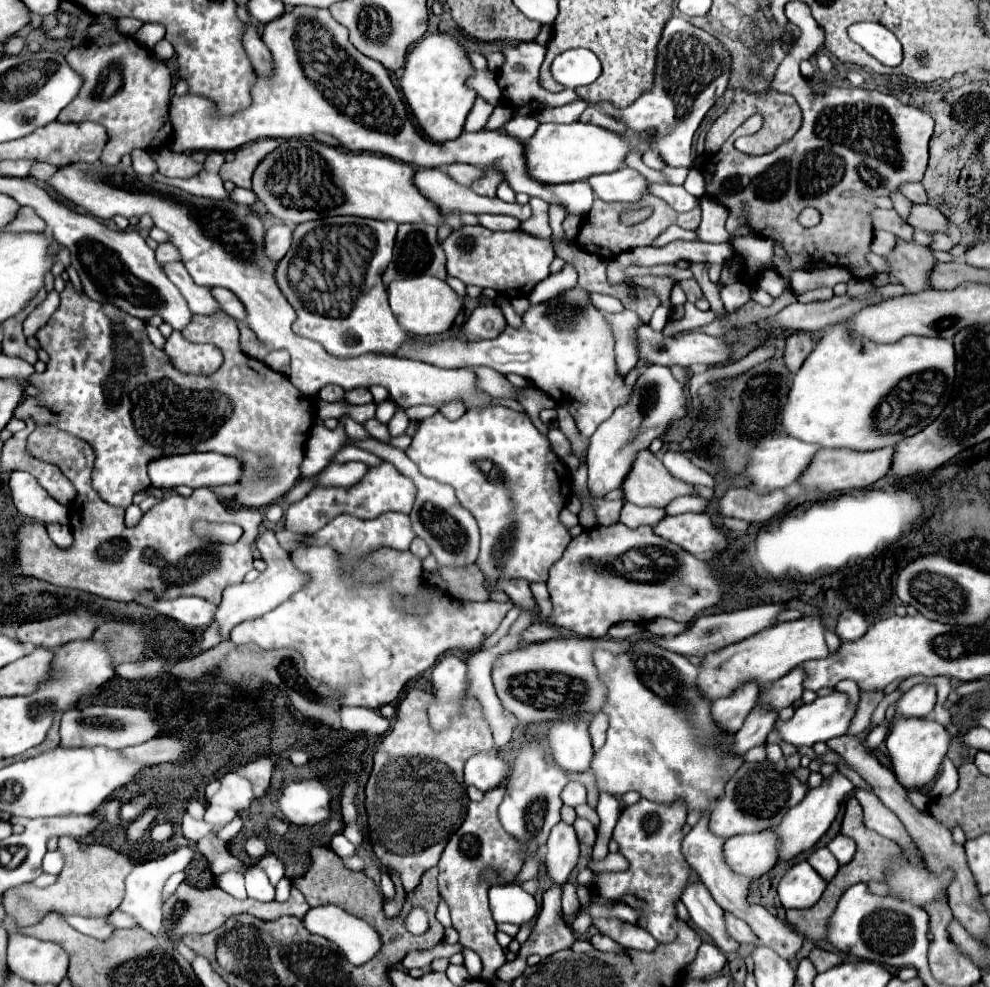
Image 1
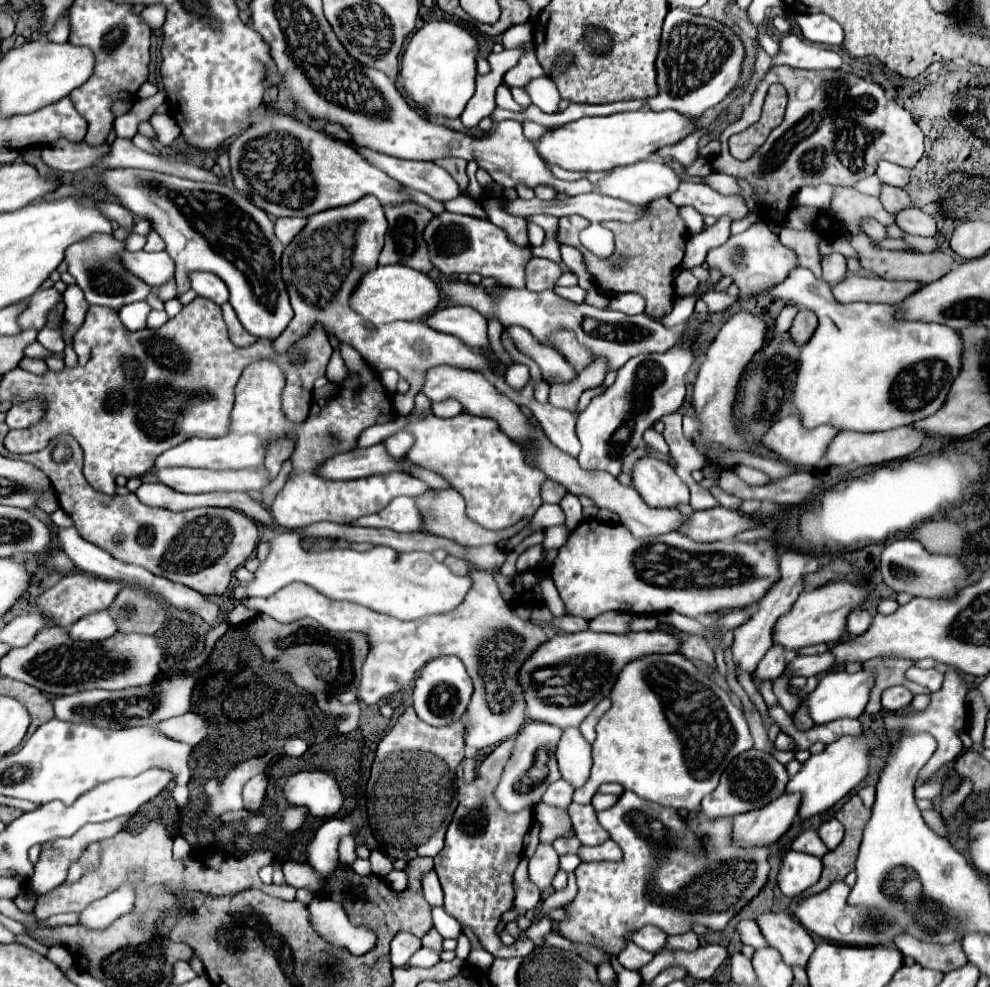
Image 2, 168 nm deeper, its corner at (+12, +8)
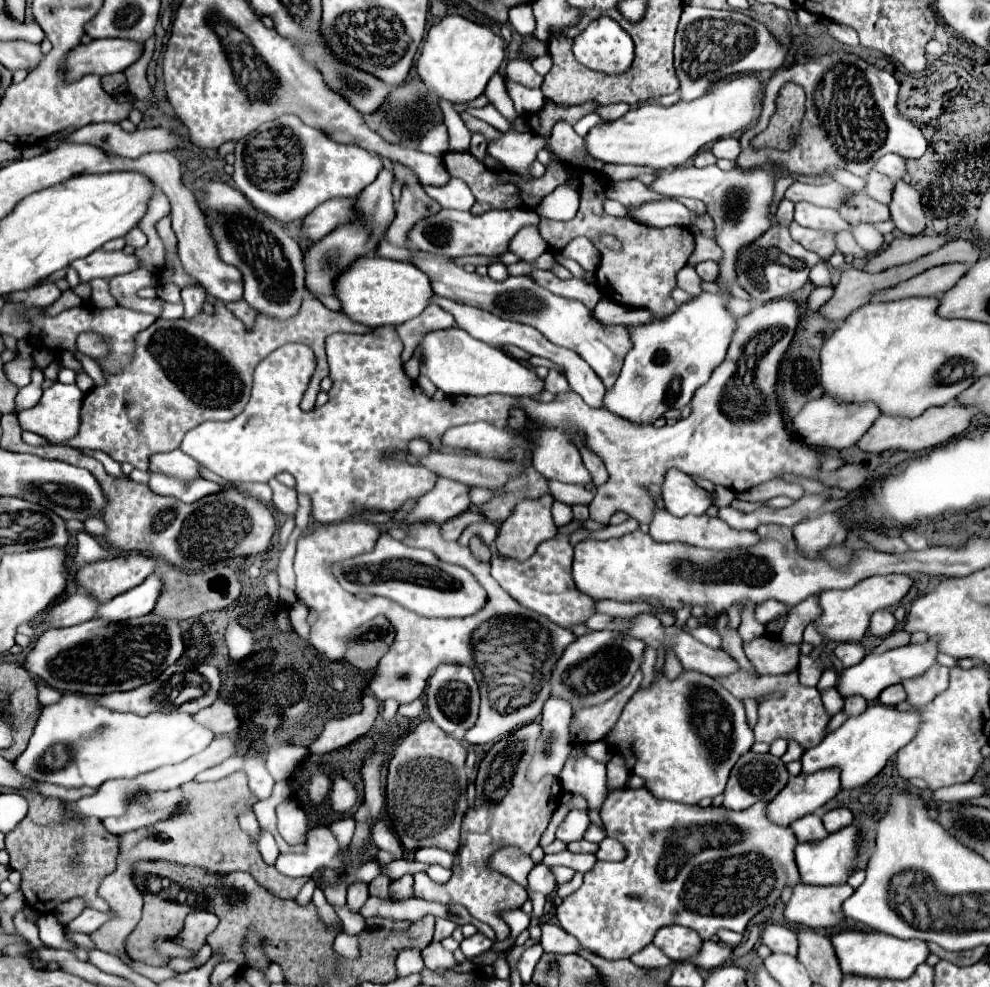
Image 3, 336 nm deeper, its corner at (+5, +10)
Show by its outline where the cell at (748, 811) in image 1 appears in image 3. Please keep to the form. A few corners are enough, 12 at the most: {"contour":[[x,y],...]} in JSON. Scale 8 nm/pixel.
{"contour":[[745,752],[731,770],[723,808],[773,800],[789,782],[781,758]]}

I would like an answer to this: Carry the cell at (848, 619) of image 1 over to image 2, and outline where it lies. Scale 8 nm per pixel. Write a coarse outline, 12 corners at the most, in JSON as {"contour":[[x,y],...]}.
{"contour":[[858,608],[848,618],[848,634],[860,636],[872,624],[870,612]]}

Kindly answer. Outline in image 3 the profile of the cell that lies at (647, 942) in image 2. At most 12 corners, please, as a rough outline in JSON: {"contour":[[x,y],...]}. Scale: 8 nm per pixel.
{"contour":[[665,926],[653,944],[671,960],[687,960],[701,938],[685,926]]}

